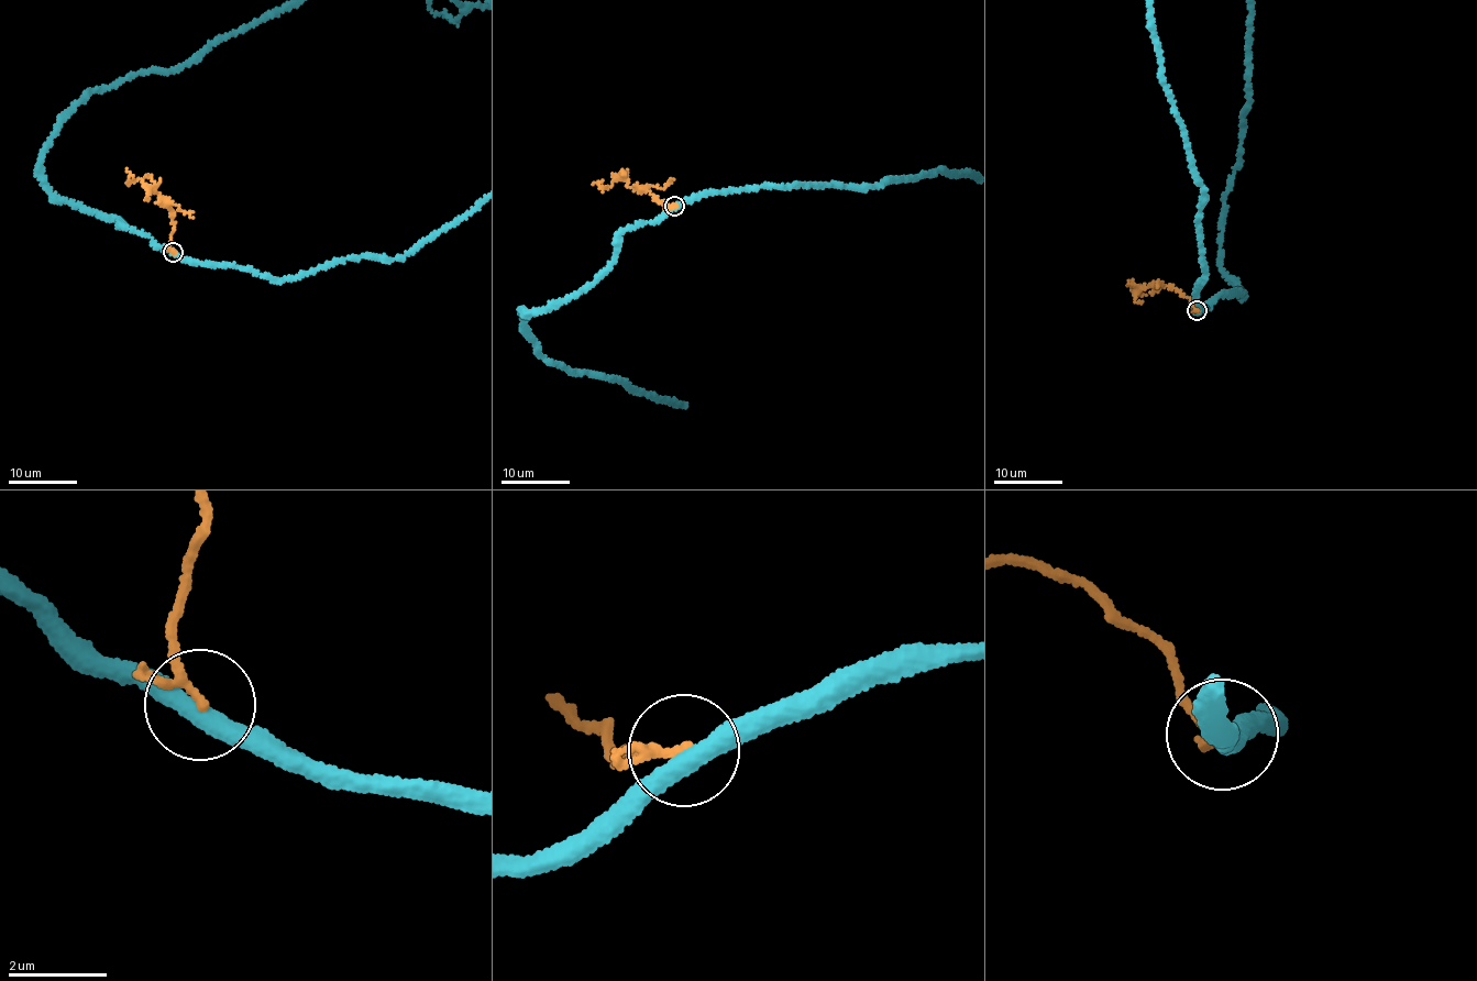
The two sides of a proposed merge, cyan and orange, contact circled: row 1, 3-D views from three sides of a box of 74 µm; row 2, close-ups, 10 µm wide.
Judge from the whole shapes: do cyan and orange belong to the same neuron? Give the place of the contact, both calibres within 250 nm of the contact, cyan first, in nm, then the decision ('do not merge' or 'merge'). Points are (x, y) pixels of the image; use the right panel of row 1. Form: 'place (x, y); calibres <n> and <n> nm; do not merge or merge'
place (1197, 310); calibres 400 and 160 nm; do not merge

